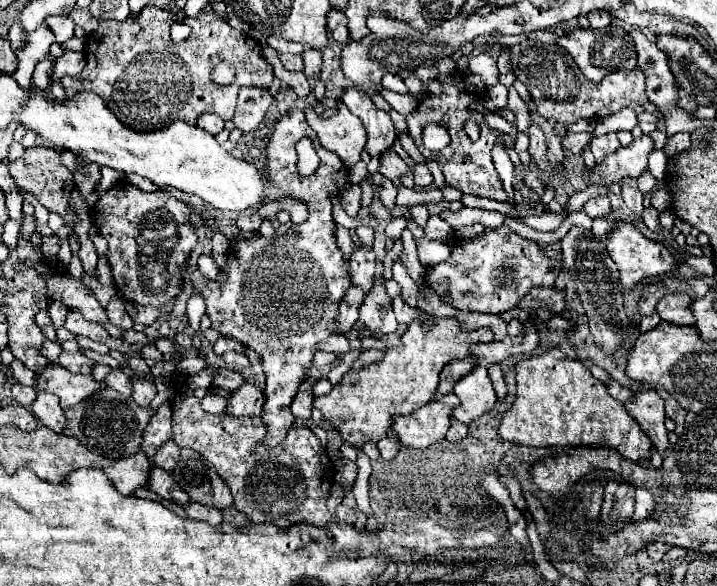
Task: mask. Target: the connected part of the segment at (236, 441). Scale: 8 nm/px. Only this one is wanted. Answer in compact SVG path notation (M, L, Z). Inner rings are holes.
M173 373L171 385L175 391L173 401L173 441L179 447L189 447L201 453L207 461L211 461L221 475L221 479L229 485L231 495L235 499L235 507L251 521L251 523L273 523L279 529L285 529L295 523L315 523L323 525L331 521L331 513L327 511L327 497L331 493L335 467L321 445L319 437L311 433L309 427L293 425L287 431L283 443L275 447L267 447L263 439L267 437L267 427L261 417L233 417L229 413L211 415L201 409L201 399L195 397L195 391L189 387L189 381L181 373Z

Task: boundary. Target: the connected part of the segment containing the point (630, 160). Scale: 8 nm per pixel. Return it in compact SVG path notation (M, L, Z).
M641 135L627 147L619 147L615 153L607 155L603 163L599 163L591 173L587 173L589 183L615 183L621 177L639 177L647 171L647 159L655 143L649 135Z

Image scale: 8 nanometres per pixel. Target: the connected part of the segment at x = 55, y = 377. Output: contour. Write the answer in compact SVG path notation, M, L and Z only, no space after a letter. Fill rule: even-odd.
M51 365L47 371L37 375L35 389L55 393L61 399L61 407L69 409L97 393L101 383L97 383L91 375L77 375L59 365Z

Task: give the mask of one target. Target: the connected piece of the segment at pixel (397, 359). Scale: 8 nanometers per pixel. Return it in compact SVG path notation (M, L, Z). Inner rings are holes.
M421 315L409 323L409 329L401 337L401 345L389 347L381 361L375 361L357 373L345 373L341 383L333 387L329 395L317 397L313 405L325 419L335 423L337 431L351 447L361 447L367 441L377 443L389 433L393 415L407 415L433 399L439 385L439 373L449 361L467 357L471 343L492 340L493 332L488 327L463 331L463 325L453 317Z

